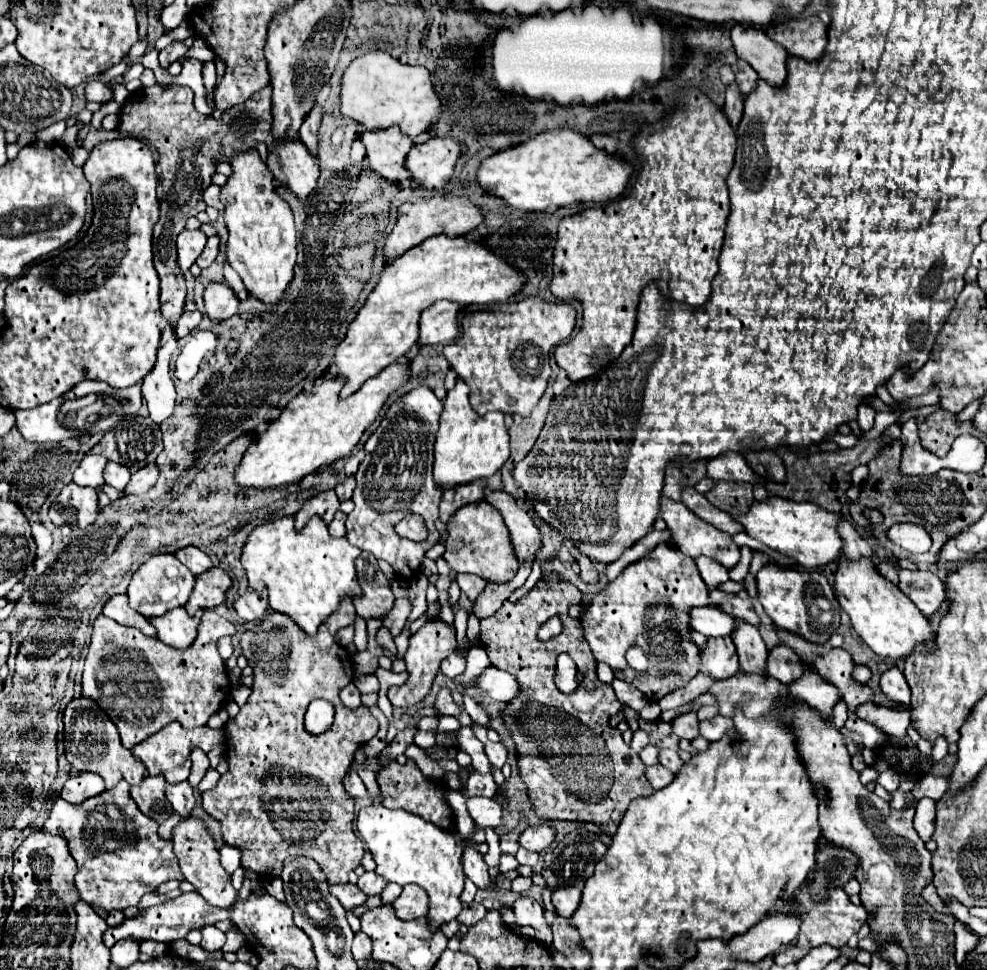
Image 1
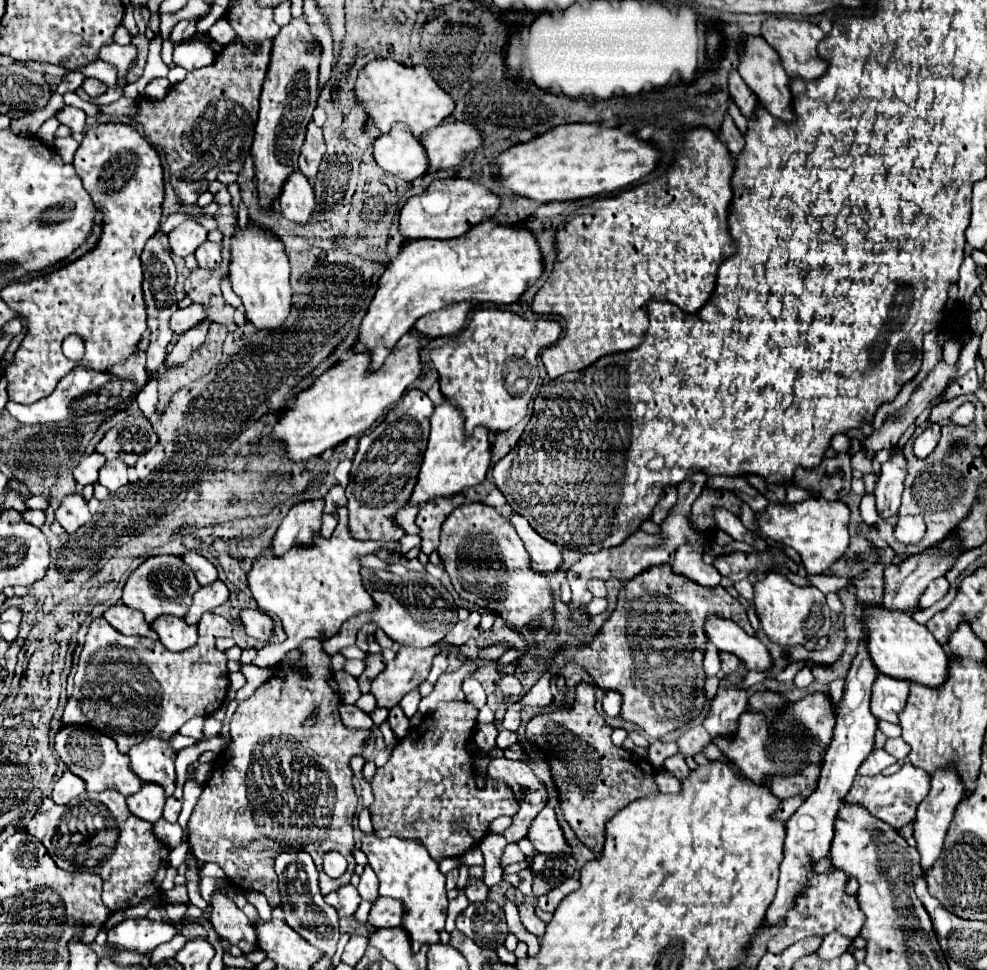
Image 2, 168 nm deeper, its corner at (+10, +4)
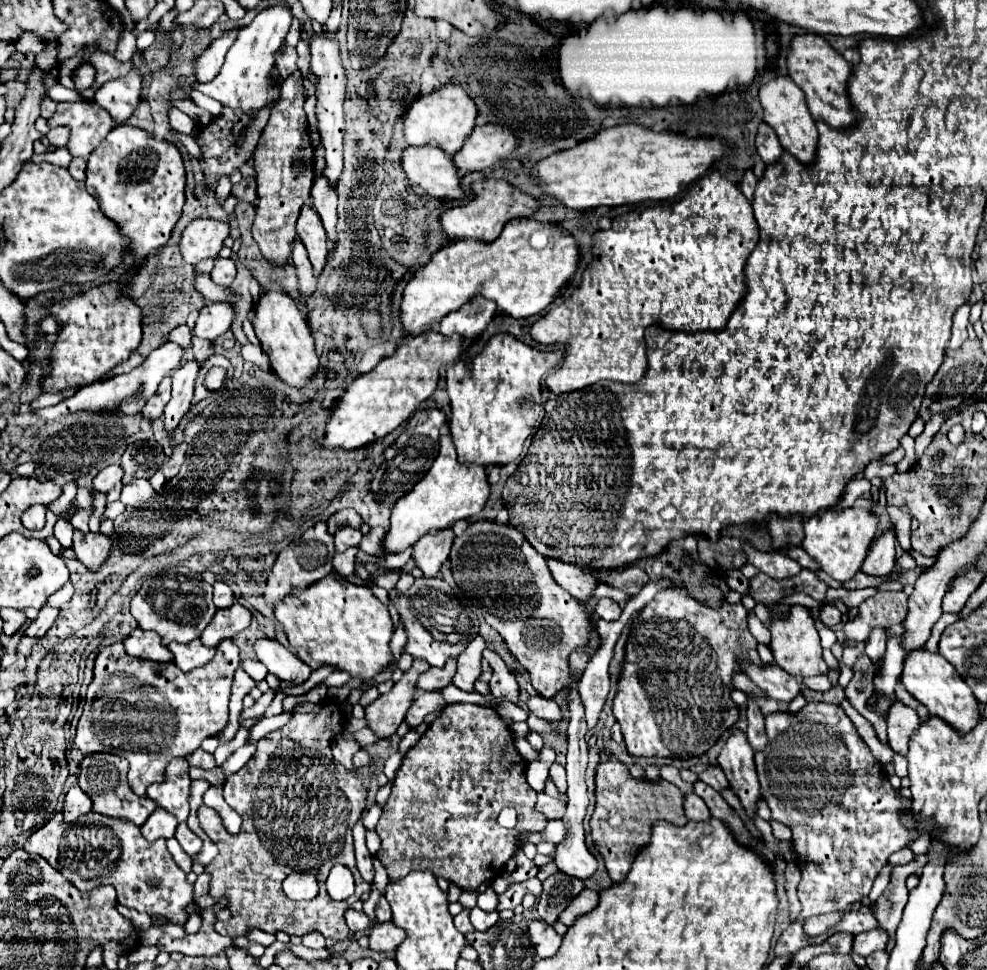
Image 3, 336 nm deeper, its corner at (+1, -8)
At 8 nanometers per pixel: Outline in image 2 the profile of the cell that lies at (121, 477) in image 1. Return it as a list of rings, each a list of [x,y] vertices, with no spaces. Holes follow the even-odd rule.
[[[118,459],[106,461],[104,467],[100,469],[100,483],[110,491],[116,491],[122,485],[128,485],[128,465]]]

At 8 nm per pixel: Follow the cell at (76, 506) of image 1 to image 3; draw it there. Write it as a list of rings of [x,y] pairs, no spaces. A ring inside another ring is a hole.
[[[75,531],[73,535],[73,551],[77,559],[89,569],[89,571],[99,571],[105,559],[111,553],[111,539],[105,537],[103,533],[79,533]]]

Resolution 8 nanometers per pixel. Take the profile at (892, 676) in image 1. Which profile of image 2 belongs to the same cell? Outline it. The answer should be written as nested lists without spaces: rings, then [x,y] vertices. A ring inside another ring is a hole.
[[[878,673],[872,689],[870,709],[876,719],[898,723],[898,713],[904,709],[908,697],[908,683]]]

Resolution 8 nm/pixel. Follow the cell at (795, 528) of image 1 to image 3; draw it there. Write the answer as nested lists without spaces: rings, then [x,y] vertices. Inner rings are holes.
[[[839,507],[817,513],[809,519],[803,519],[803,549],[823,567],[827,575],[831,575],[837,581],[849,581],[861,569],[863,559],[867,557],[871,541],[875,539],[877,521],[877,515],[863,507]]]

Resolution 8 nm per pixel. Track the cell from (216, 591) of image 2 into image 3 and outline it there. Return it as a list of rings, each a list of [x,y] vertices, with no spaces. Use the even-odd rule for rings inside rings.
[[[233,605],[231,609],[219,609],[207,629],[201,633],[201,643],[205,647],[217,647],[223,639],[233,639],[237,633],[251,625],[251,613],[243,605]]]

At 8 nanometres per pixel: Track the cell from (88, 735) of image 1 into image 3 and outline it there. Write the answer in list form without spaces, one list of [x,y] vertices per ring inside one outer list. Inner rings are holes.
[[[91,755],[85,757],[81,763],[81,775],[79,775],[79,787],[91,797],[93,801],[93,811],[107,815],[111,819],[123,819],[123,821],[131,821],[137,827],[143,825],[143,821],[147,821],[149,813],[157,809],[155,801],[151,801],[149,797],[137,797],[129,783],[127,783],[127,761],[117,757],[117,755]]]

